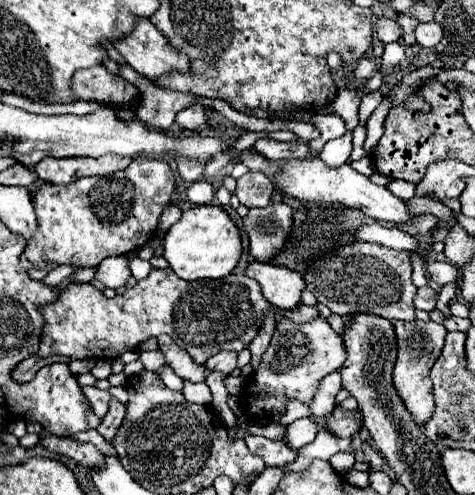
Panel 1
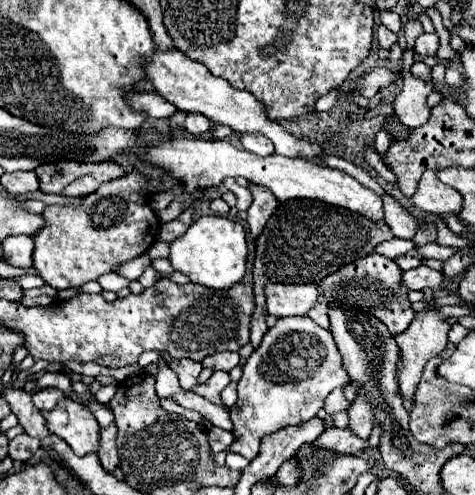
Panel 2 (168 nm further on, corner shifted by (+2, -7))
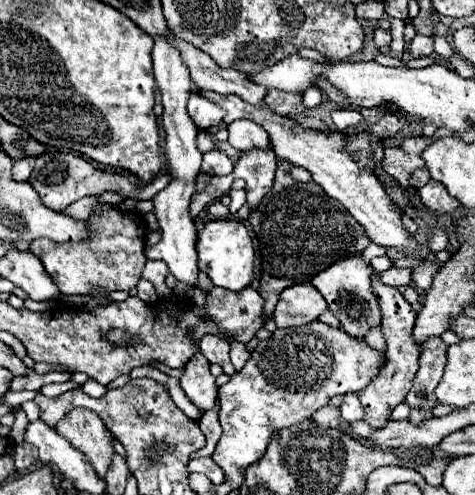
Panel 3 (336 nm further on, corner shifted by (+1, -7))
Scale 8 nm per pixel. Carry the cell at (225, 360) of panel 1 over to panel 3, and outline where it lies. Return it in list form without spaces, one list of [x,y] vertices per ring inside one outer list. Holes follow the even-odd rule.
[[[205,335],[205,339],[201,339],[201,343],[199,343],[199,349],[209,363],[221,365],[223,373],[227,373],[227,375],[235,373],[235,369],[231,365],[231,359],[229,359],[229,349],[231,347],[225,339],[215,337],[215,335]]]

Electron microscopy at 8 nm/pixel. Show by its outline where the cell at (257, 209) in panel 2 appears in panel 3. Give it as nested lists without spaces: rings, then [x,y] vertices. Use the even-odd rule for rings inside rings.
[[[271,149],[269,151],[247,151],[241,155],[239,163],[235,165],[233,175],[245,179],[247,205],[251,209],[257,209],[263,197],[271,191],[275,169],[277,169],[277,161]]]

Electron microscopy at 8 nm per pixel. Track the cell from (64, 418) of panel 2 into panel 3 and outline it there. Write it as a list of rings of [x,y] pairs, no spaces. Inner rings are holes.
[[[75,407],[65,415],[57,427],[61,437],[65,437],[75,449],[79,449],[91,467],[97,471],[97,475],[105,477],[105,471],[111,463],[113,445],[109,439],[109,431],[105,423],[89,409]]]

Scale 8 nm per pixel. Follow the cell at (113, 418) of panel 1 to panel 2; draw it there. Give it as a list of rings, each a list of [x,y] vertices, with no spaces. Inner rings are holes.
[[[114,423],[106,429],[102,429],[102,433],[100,433],[98,457],[100,457],[100,463],[102,463],[104,471],[108,471],[108,473],[112,473],[120,463],[118,451],[116,451],[116,425]]]

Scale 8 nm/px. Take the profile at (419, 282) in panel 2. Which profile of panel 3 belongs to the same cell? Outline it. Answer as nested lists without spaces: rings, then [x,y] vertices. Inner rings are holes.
[[[391,267],[391,269],[387,269],[387,271],[381,273],[381,281],[385,281],[387,285],[393,285],[393,287],[411,285],[411,283],[413,283],[413,271],[411,271],[411,269]]]

